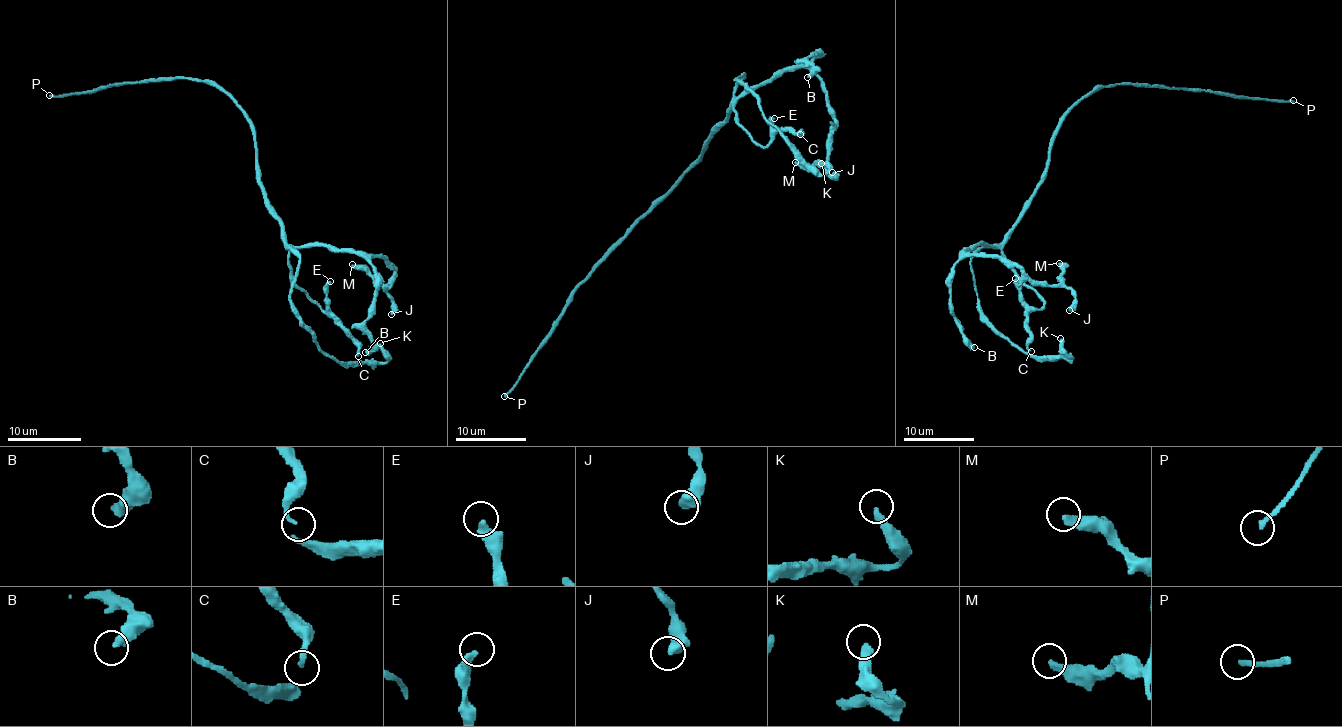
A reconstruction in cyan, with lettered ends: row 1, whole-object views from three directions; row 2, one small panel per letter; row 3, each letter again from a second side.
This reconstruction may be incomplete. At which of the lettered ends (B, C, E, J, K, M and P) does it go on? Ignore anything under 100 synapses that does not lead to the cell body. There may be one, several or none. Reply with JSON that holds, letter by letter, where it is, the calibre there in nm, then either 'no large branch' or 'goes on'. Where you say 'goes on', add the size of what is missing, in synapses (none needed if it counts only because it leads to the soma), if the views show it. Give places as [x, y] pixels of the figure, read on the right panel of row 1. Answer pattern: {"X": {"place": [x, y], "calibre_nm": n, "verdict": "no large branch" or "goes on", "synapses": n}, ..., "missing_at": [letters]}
{"B": {"place": [974, 347], "calibre_nm": 440, "verdict": "no large branch"}, "C": {"place": [1031, 351], "calibre_nm": 180, "verdict": "no large branch"}, "E": {"place": [1015, 278], "calibre_nm": 360, "verdict": "no large branch"}, "J": {"place": [1069, 310], "calibre_nm": 500, "verdict": "no large branch"}, "K": {"place": [1060, 338], "calibre_nm": 360, "verdict": "no large branch"}, "M": {"place": [1059, 263], "calibre_nm": 320, "verdict": "no large branch"}, "P": {"place": [1293, 100], "calibre_nm": 190, "verdict": "goes on", "synapses": 250}, "missing_at": ["P"]}

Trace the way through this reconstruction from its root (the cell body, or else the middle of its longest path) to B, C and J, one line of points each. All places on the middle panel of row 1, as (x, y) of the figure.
B: (701, 151), (742, 95), (804, 67), (818, 52), (807, 60), (812, 65), (807, 77)
C: (701, 151), (733, 105), (735, 119), (761, 146), (775, 132), (800, 130), (800, 134)
J: (701, 151), (742, 95), (788, 70), (807, 67), (821, 82), (835, 123), (827, 153), (832, 178), (832, 172)

